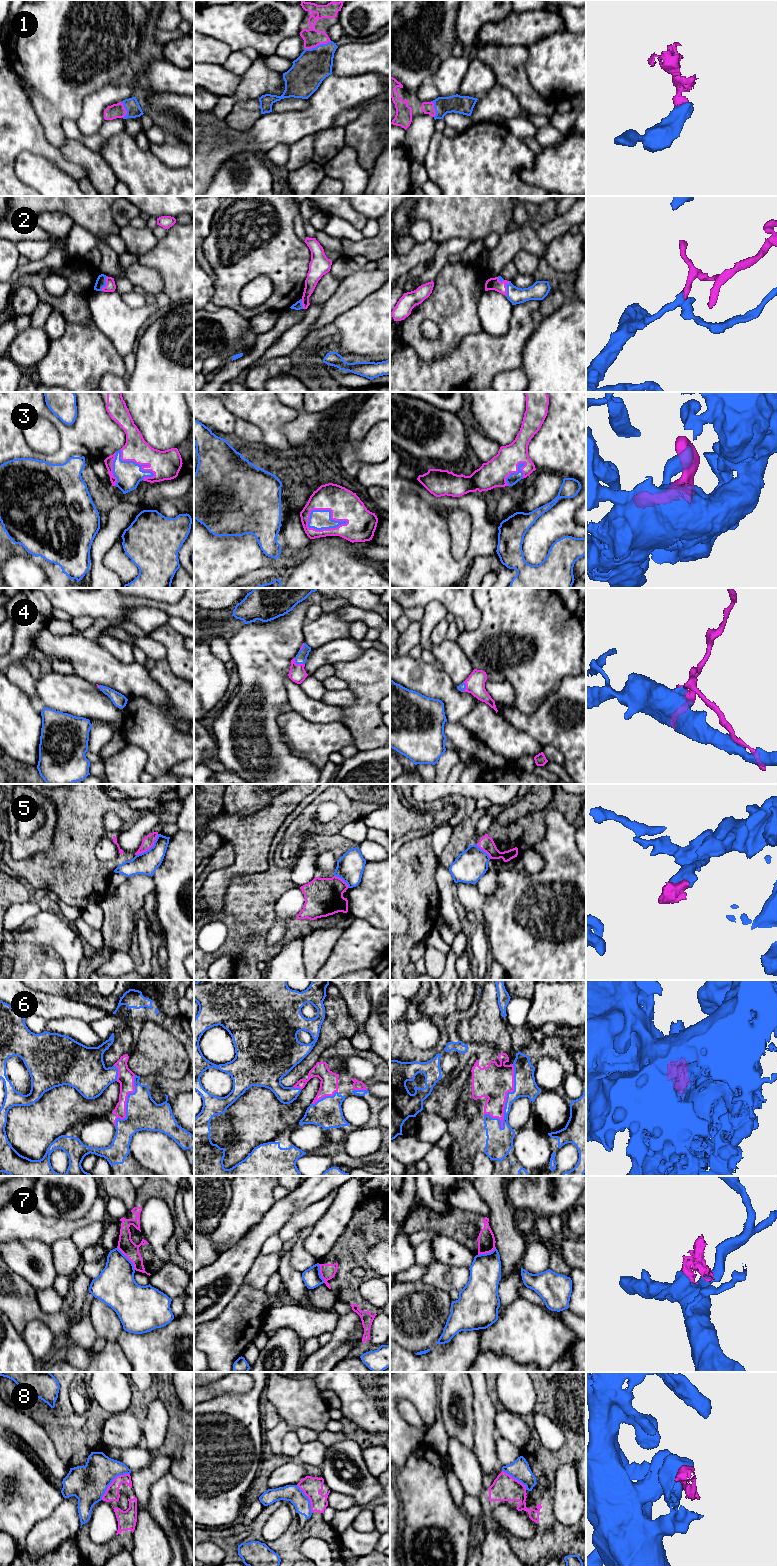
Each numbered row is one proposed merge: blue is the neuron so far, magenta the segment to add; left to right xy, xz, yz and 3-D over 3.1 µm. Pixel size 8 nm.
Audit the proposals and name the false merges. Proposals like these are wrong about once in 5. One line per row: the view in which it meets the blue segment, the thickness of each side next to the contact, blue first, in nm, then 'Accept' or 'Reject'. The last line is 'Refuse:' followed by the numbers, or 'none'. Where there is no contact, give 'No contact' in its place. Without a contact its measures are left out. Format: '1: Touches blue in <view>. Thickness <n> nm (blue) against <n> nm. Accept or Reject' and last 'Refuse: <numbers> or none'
1: Touches blue in xz. Thickness 280 nm (blue) against 150 nm. Accept
2: Touches blue in yz. Thickness 140 nm (blue) against 100 nm. Accept
3: Touches blue in xz. Thickness 160 nm (blue) against 240 nm. Accept
4: Touches blue in xz. Thickness 90 nm (blue) against 140 nm. Accept
5: Touches blue in xy. Thickness 190 nm (blue) against 90 nm. Reject
6: Touches blue in yz. Thickness 180 nm (blue) against 280 nm. Accept
7: Touches blue in xy. Thickness 320 nm (blue) against 130 nm. Reject
8: Touches blue in xy. Thickness 300 nm (blue) against 110 nm. Reject
Refuse: 5, 7, 8

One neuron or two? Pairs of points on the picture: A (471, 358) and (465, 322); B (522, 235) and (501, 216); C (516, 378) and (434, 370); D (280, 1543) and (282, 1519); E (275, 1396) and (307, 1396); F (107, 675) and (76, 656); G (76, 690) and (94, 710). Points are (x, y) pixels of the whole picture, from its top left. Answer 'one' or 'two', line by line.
A: two
B: two
C: two
D: two
E: one
F: one
G: one

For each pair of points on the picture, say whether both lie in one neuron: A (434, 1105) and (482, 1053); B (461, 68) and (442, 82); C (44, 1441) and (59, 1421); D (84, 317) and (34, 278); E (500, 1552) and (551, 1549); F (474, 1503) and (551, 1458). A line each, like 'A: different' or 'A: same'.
A: different
B: same
C: different
D: same
E: different
F: different

